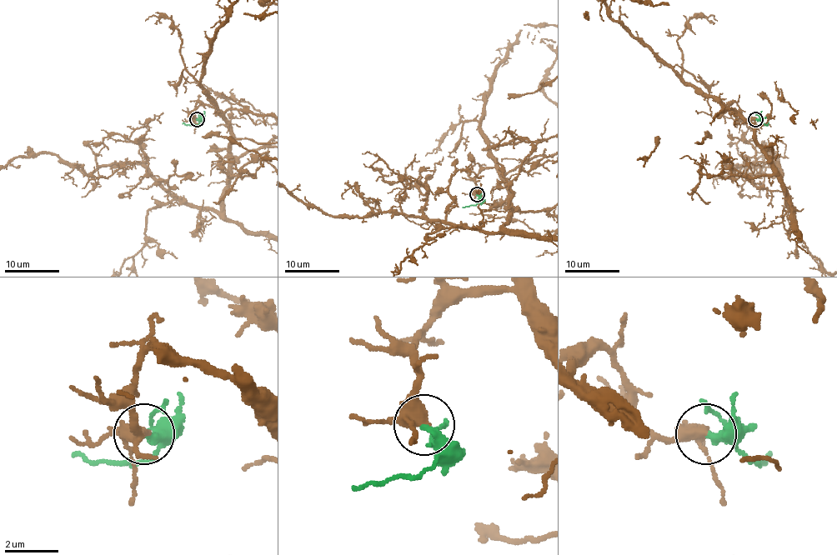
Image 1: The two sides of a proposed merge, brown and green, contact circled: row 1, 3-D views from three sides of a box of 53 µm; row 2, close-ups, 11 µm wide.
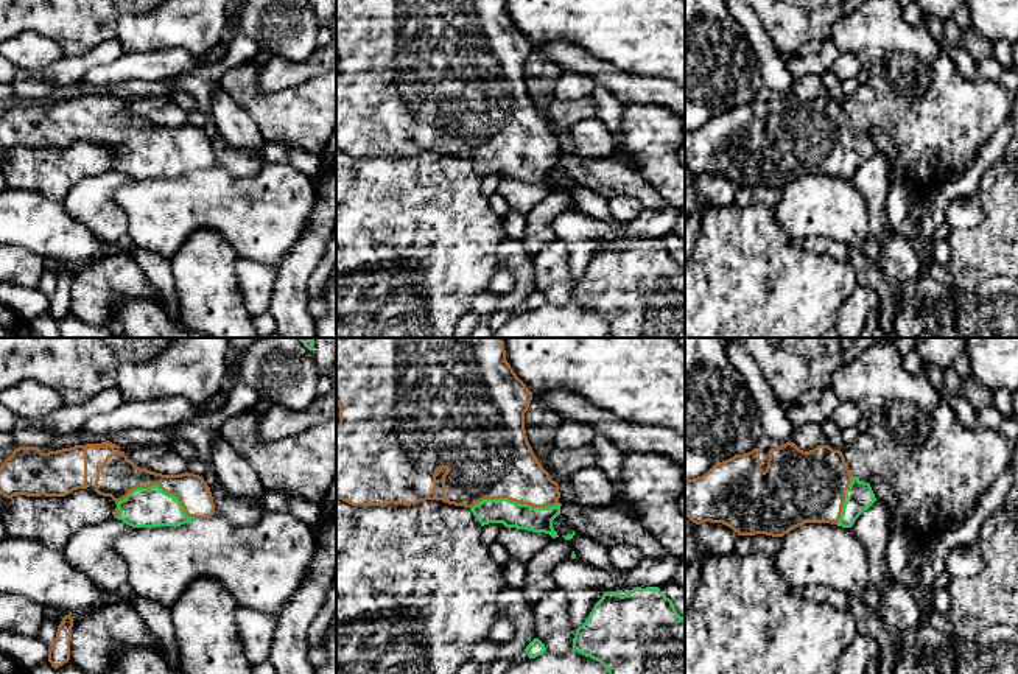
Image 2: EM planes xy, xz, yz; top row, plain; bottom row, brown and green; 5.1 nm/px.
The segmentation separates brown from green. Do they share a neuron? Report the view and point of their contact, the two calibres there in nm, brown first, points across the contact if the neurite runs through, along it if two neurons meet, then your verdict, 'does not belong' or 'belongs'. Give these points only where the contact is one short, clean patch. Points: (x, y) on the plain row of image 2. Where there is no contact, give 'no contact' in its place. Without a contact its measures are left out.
meets brown in xz at (514, 151); 420 nm thick on the brown side, 140 nm on the other; belongs

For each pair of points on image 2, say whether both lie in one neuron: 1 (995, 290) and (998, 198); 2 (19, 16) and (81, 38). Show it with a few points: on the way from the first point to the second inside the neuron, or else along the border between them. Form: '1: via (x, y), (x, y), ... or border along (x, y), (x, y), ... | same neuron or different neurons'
1: border along (1001, 276), (986, 279), (972, 288), (959, 287) | different neurons
2: via (35, 16), (59, 16), (66, 22) | same neuron

